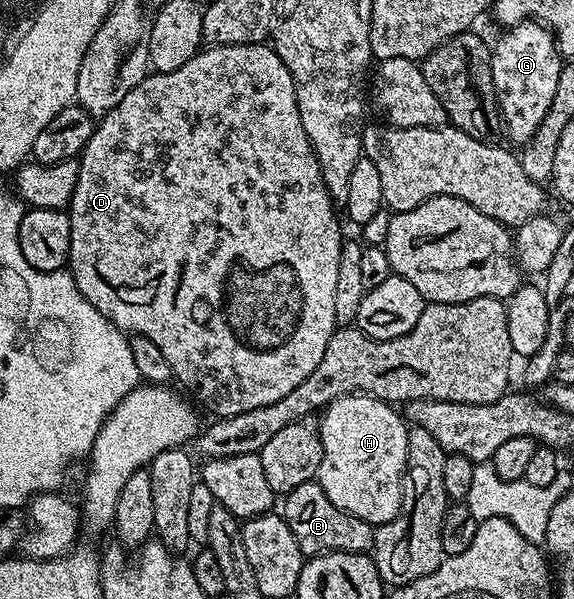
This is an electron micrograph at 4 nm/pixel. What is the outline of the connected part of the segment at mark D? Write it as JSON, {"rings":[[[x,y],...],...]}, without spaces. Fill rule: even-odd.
{"rings":[[[269,43],[261,44],[241,44],[240,46],[206,46],[201,50],[195,51],[194,56],[190,57],[184,65],[172,73],[162,73],[155,71],[128,91],[119,104],[107,112],[107,114],[97,121],[92,138],[82,148],[82,155],[77,157],[78,177],[76,178],[76,190],[70,199],[68,215],[70,217],[70,258],[68,269],[79,288],[80,294],[84,296],[105,318],[110,319],[122,333],[133,334],[148,338],[148,342],[156,345],[156,350],[164,354],[168,366],[172,366],[174,371],[173,379],[179,380],[200,403],[206,408],[214,411],[215,417],[235,416],[244,414],[248,410],[256,410],[256,406],[269,406],[272,402],[280,402],[284,394],[296,390],[312,370],[320,363],[320,358],[324,358],[324,350],[328,350],[328,342],[336,330],[336,277],[340,271],[340,250],[344,243],[342,228],[338,225],[336,205],[333,198],[328,194],[324,186],[324,178],[320,174],[318,160],[314,152],[310,149],[310,140],[304,134],[304,126],[300,122],[298,113],[298,99],[294,97],[294,84],[288,74],[288,66],[280,62],[280,58],[274,52]]]}

